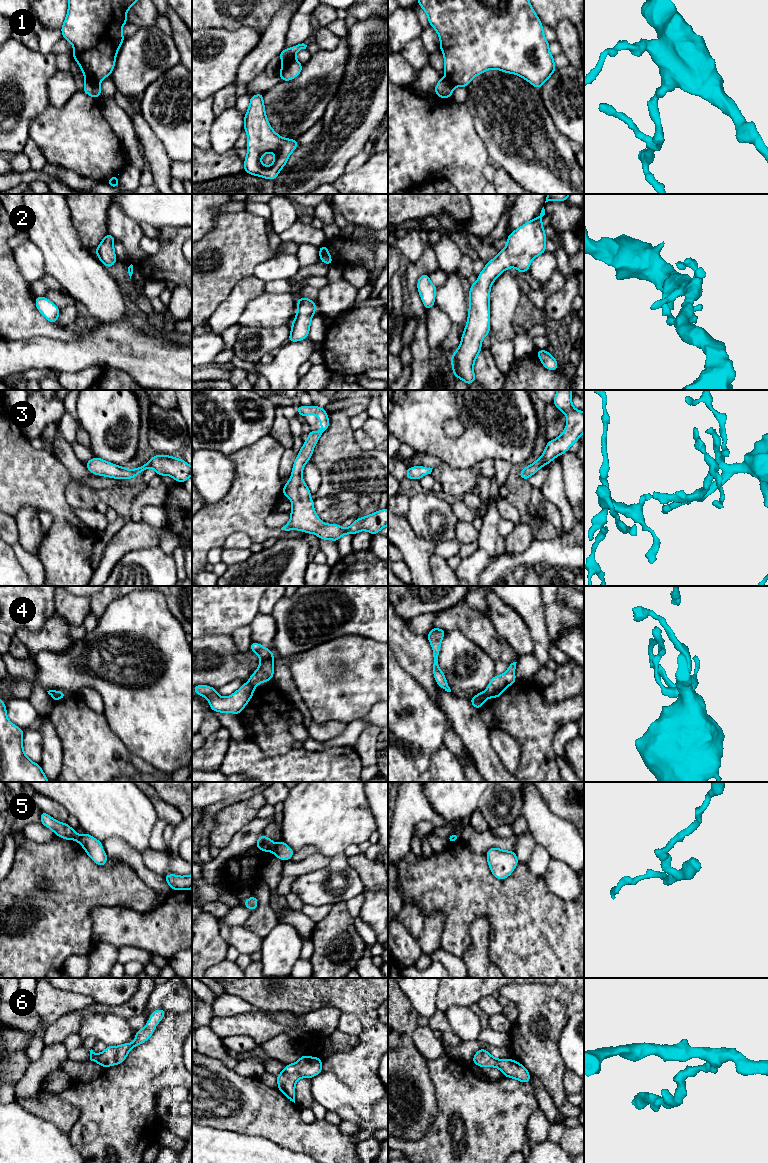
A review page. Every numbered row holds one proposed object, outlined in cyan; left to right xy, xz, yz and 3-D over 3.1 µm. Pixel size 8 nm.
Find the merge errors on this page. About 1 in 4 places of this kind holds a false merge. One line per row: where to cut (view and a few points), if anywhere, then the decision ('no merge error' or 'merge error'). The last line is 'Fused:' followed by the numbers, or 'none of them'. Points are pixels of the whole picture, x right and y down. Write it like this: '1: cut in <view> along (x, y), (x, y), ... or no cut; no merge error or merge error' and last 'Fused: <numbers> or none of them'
1: cut in xy along (85, 79), (98, 84); merge error
2: no cut; no merge error
3: no cut; no merge error
4: cut in xz along (248, 681), (255, 685); merge error
5: cut in xz along (275, 844), (272, 851); merge error
6: no cut; no merge error
Fused: 1, 4, 5

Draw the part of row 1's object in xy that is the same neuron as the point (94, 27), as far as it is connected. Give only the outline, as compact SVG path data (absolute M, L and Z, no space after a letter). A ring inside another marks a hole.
M68 0L68 11L61 27L62 38L68 40L74 52L72 57L80 66L84 79L100 84L111 75L122 42L122 27L128 23L127 11L138 0Z

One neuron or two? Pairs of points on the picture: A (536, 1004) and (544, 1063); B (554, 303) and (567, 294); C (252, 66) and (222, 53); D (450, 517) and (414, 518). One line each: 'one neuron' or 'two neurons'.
A: one neuron
B: one neuron
C: two neurons
D: one neuron

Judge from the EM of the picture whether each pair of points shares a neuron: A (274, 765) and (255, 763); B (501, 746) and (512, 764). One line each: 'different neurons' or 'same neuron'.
A: same neuron
B: same neuron

